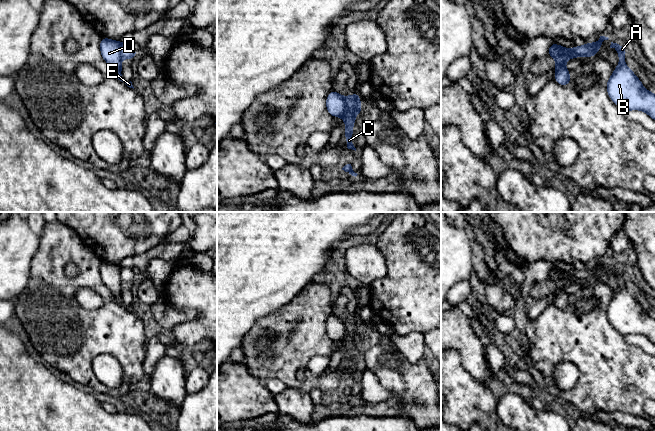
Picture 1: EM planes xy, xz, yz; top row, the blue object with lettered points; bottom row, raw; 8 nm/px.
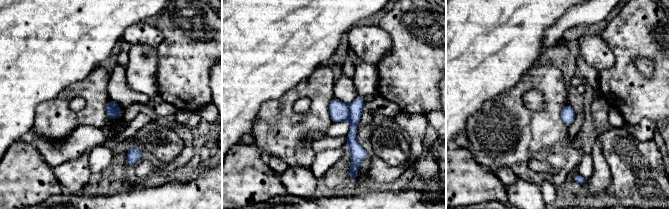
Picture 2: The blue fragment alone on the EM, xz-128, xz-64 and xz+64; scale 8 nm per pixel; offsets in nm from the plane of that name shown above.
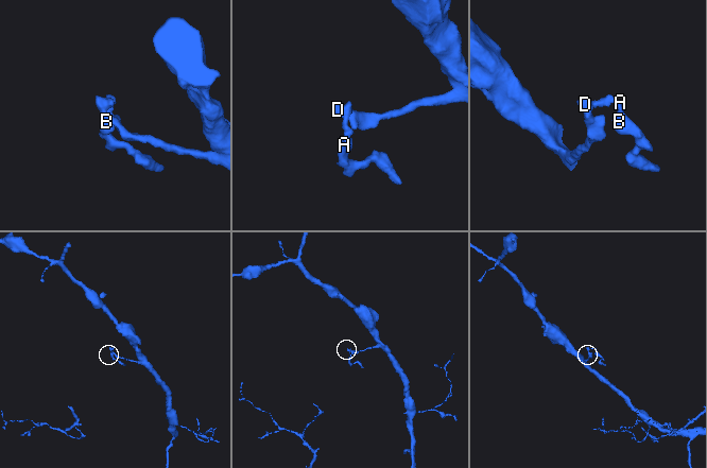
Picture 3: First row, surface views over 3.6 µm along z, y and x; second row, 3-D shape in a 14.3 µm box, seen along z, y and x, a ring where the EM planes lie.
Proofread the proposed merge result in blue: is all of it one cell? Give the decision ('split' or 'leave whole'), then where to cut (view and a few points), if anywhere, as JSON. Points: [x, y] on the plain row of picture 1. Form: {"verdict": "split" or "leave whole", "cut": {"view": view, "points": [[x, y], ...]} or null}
{"verdict": "split", "cut": {"view": "xz", "points": [[344, 322], [345, 337], [342, 340]]}}

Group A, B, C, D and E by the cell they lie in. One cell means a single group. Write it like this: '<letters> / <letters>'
A B C / D E

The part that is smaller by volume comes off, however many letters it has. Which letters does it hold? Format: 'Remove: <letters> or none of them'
Remove: A, B, C

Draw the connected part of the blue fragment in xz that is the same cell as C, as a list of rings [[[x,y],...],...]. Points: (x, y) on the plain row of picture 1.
[[[356,315],[355,319],[348,319],[344,323],[346,327],[346,335],[343,340],[343,345],[346,348],[345,363],[347,365],[347,372],[356,375],[356,372],[352,367],[352,355],[355,347],[355,341],[358,337],[362,335],[359,317],[358,315]]]

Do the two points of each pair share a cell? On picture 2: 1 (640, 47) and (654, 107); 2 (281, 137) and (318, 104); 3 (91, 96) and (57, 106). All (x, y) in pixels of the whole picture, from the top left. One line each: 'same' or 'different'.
1: same
2: same
3: same

